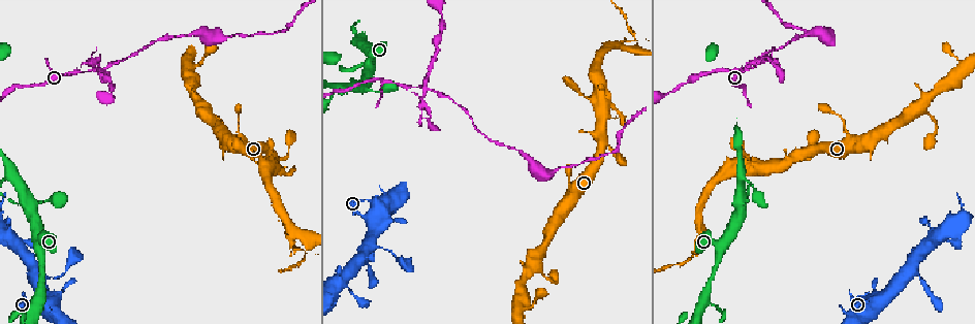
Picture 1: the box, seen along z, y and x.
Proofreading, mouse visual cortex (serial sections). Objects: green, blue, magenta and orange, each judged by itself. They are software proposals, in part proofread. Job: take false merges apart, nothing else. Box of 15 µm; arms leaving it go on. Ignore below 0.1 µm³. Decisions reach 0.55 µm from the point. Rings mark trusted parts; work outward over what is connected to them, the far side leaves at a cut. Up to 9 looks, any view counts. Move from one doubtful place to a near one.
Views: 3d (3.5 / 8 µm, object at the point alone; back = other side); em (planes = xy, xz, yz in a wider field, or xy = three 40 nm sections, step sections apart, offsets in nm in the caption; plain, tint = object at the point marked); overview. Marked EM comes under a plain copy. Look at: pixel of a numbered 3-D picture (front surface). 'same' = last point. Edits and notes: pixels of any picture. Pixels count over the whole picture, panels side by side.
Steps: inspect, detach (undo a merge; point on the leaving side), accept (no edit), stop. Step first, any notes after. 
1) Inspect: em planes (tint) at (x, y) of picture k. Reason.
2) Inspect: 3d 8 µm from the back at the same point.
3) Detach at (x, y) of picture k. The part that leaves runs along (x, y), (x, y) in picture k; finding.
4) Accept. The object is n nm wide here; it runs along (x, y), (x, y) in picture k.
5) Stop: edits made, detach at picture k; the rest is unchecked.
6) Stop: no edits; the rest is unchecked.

Inspect: 3d 3.5 µm at (368, 67) of picture 1. Three-way junction.

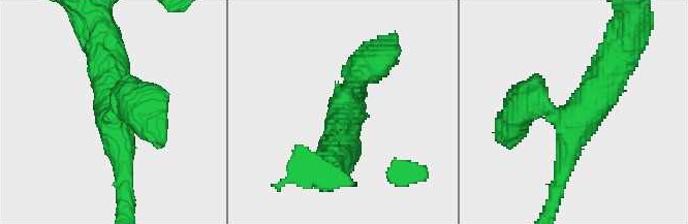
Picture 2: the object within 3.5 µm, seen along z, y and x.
Inspect: em xy step 5 (tint) at (114, 118) of picture 2. Shape alone is not enough.

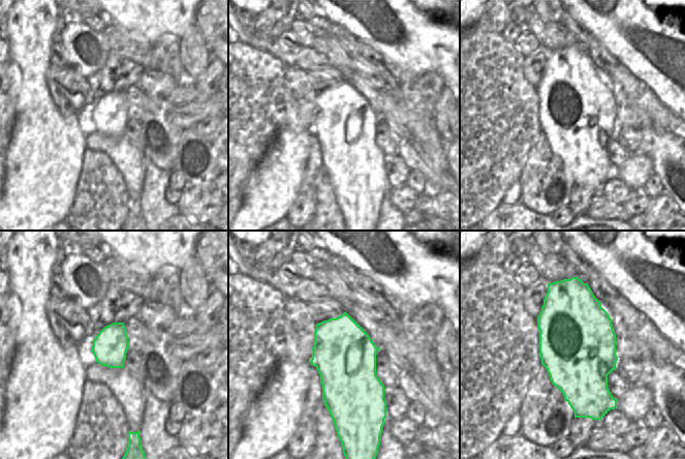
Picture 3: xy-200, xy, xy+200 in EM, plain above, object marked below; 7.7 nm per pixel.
Inspect: em xy step 2 (tint) at the same point.

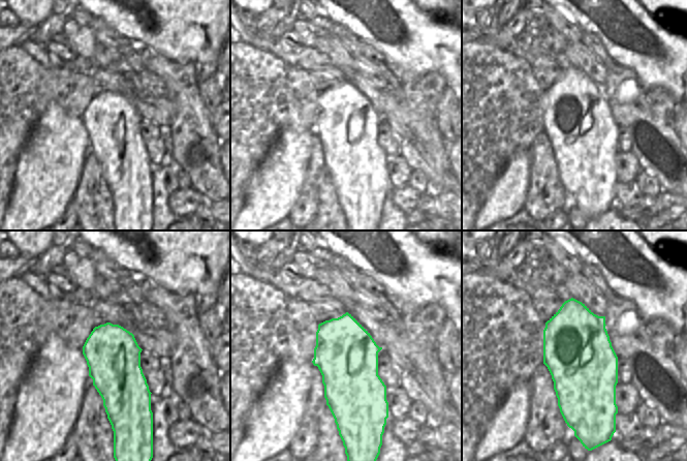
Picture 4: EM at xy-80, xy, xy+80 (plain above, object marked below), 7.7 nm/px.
Accept. The arms are 300, 500, 600 nm wide; continuous, no second cell.

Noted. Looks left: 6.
Inspect: 3d 3.5 µm from the back at (363, 87) of picture 1. A narrow waist.

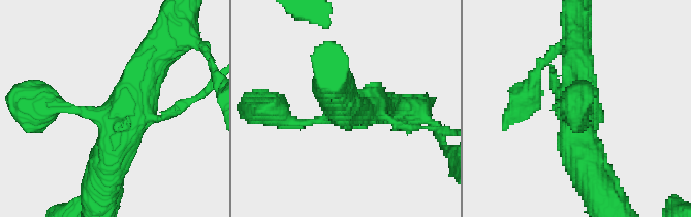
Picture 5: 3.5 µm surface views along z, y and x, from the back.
Inspect: em xy step 1 (tint) at (110, 126) of picture 5. Need the tissue.

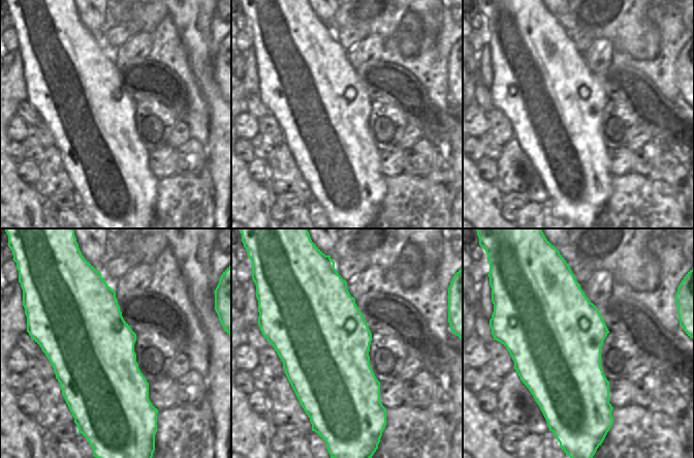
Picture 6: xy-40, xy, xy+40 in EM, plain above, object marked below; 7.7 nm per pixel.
Inspect: em xy step 2 (tint) at the same point. Another direction.

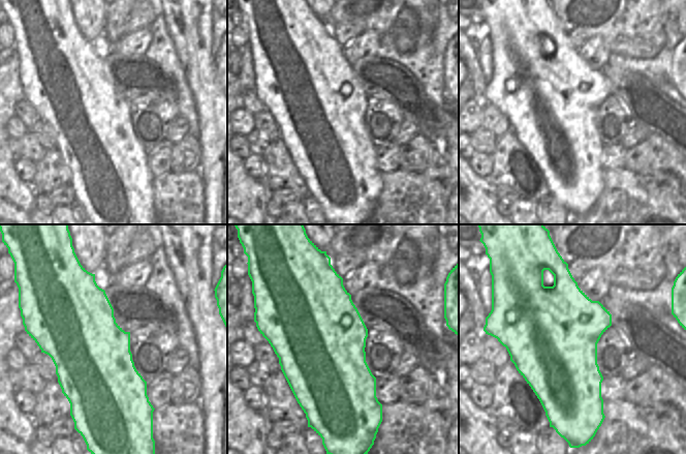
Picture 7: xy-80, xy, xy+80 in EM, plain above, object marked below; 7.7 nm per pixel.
Accept. 4 arms meet here; it runs along (98, 198), (143, 74) in picture 5; one cell here.

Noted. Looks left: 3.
Inspect: 3d 8 µm at (423, 88) of picture 1. Four or more arms meet.

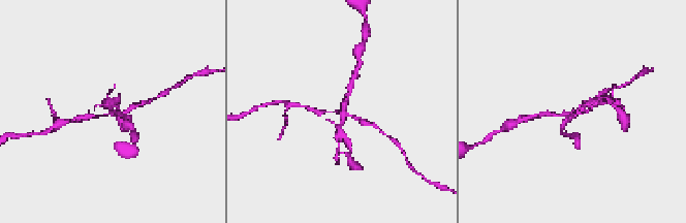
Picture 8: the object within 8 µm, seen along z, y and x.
Inspect: 3d 3.5 µm at (340, 113) of picture 8.

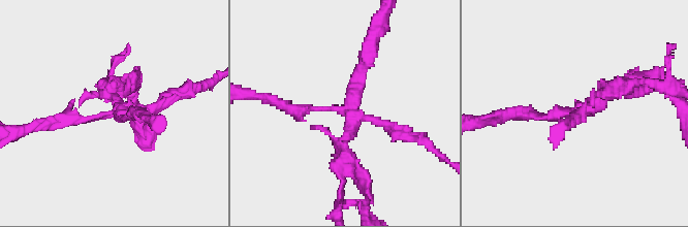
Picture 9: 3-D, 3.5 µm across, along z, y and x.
Inspect: em xy step 1 (tint) at (116, 110) of picture 9. 4 arms meet here; the arms are 150, 200, 200, 200 nm wide; need the tissue.

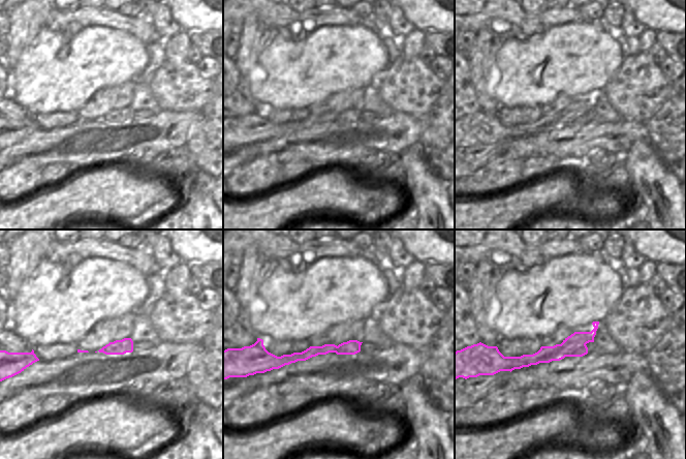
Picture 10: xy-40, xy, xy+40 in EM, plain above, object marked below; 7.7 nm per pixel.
Detach at (119, 59) of picture 9. The object is 110 nm wide here; two cells meet here.

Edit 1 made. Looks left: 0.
Stop: edits made, detach at picture 9; the rest is unchecked.

